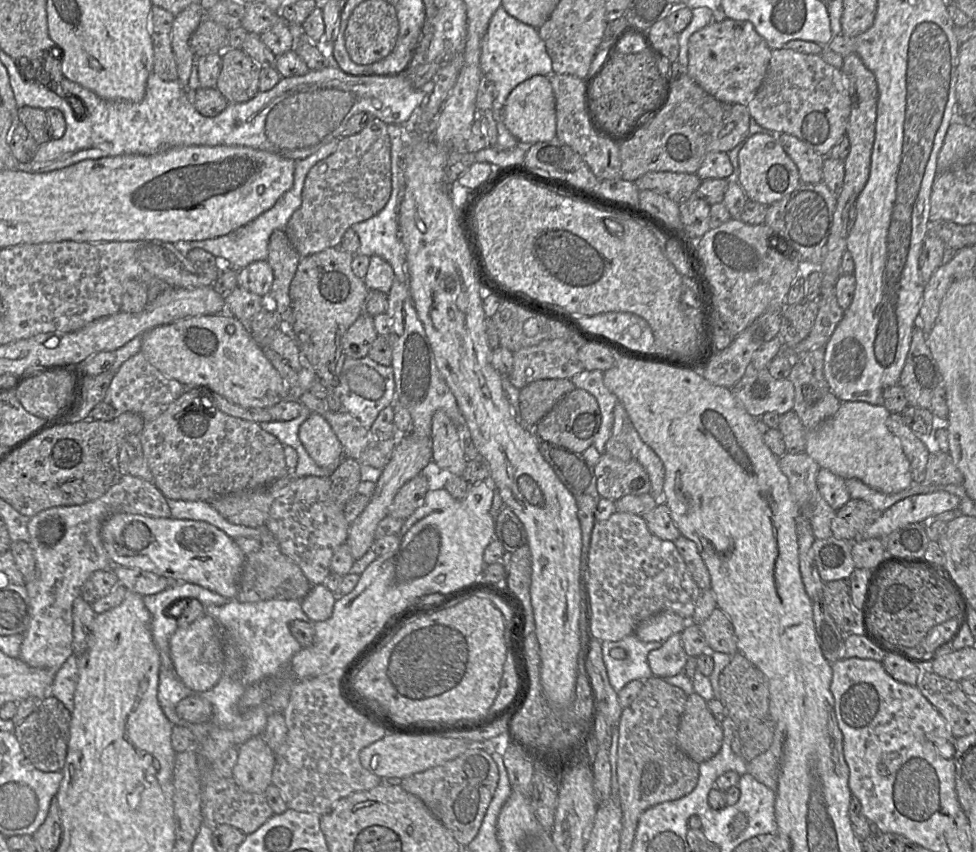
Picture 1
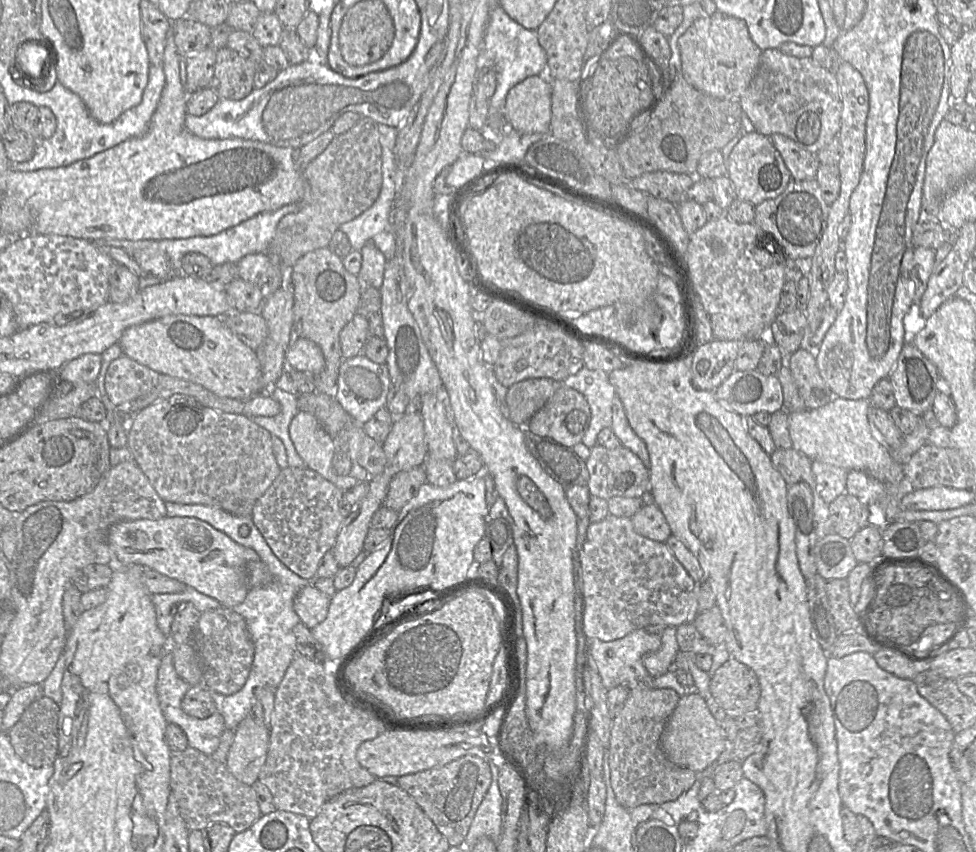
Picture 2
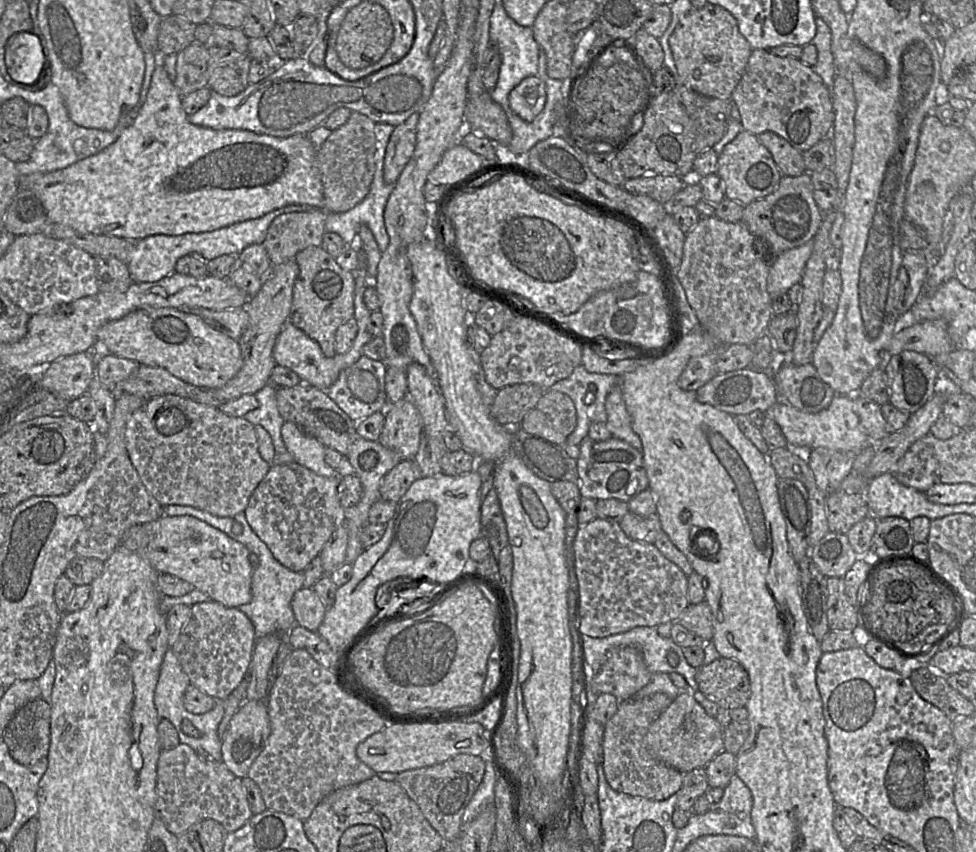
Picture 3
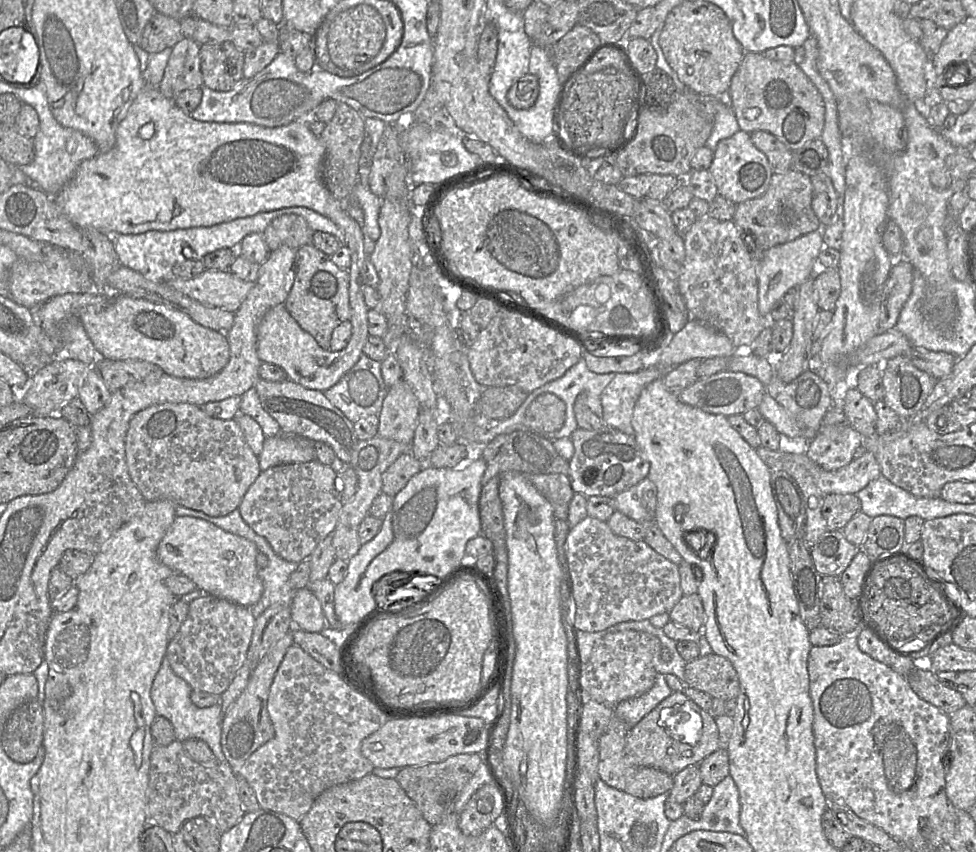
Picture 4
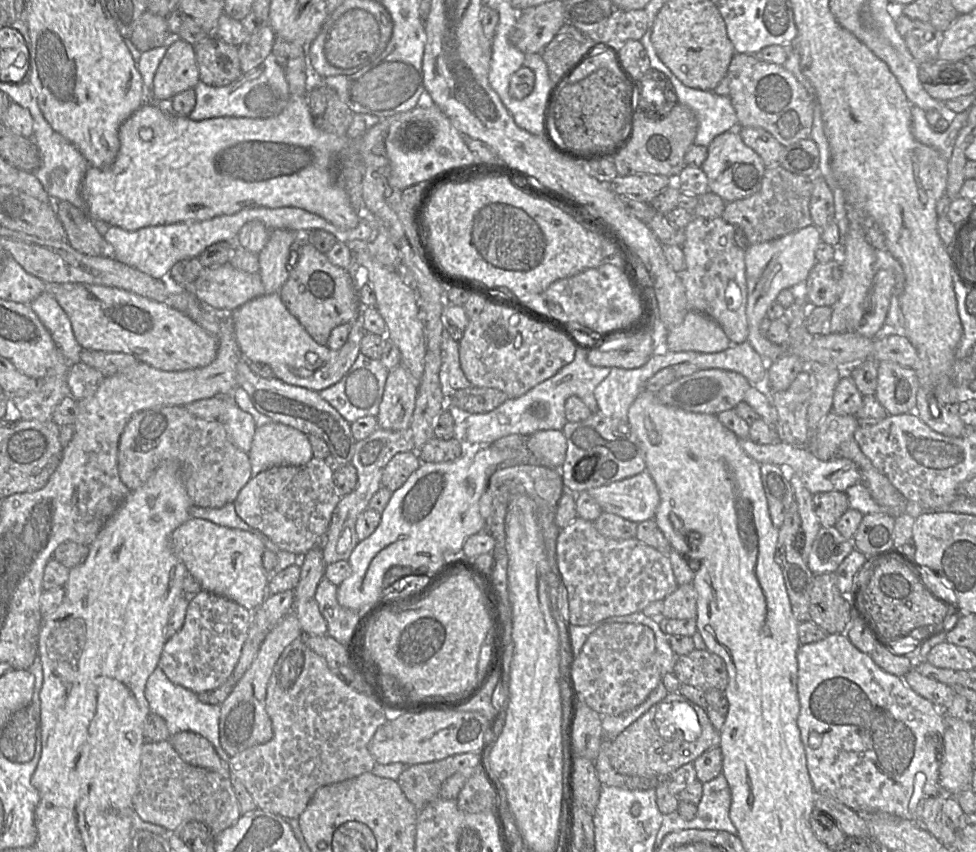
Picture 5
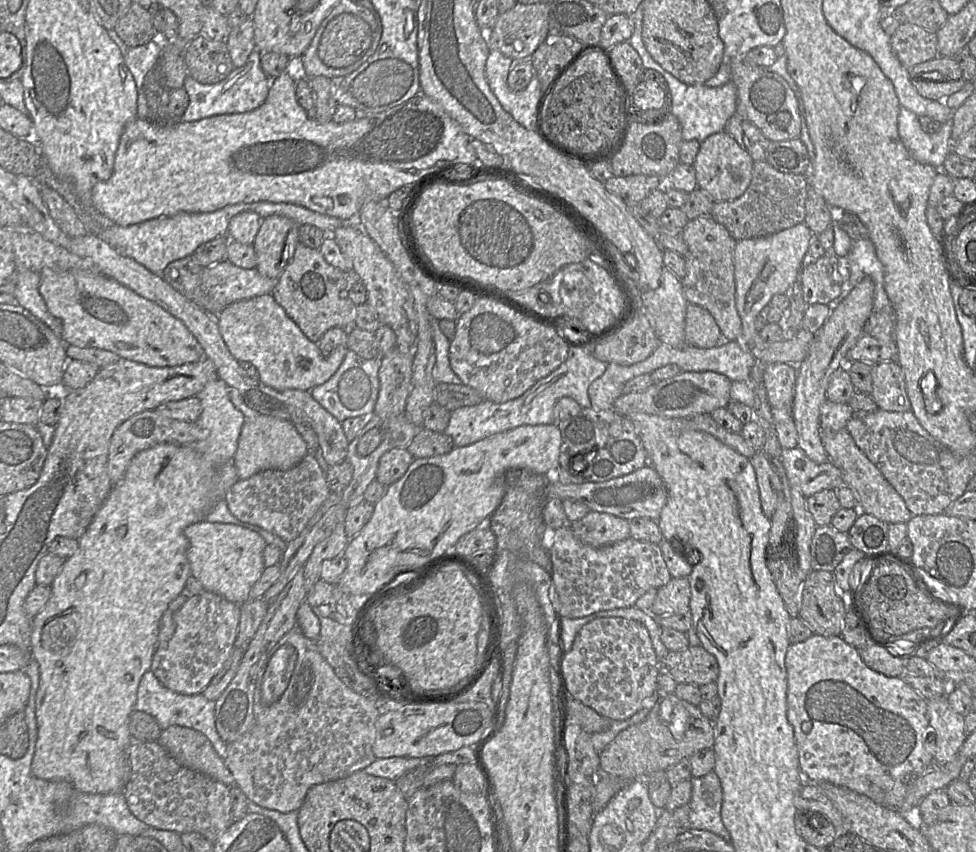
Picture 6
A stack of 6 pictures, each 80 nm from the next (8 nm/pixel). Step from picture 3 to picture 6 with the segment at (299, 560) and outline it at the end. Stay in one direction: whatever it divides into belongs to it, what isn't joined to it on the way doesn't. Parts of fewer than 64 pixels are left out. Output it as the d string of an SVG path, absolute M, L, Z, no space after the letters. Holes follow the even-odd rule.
M308 453L299 464L289 470L264 470L250 478L239 480L227 492L225 500L231 513L239 520L257 525L289 543L303 532L330 494L325 470L320 466L314 455Z

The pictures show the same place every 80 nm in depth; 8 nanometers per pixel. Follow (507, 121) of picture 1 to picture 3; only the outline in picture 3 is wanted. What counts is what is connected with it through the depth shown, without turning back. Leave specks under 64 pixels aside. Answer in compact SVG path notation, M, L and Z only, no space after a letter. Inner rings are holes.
M538 76L524 78L508 96L513 112L530 122L544 109L547 93L545 83Z

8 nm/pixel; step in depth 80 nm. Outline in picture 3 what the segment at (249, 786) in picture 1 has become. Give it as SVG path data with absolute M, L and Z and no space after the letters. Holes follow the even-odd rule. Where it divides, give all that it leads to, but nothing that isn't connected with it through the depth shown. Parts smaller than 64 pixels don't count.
M246 700L232 716L222 741L222 762L239 778L248 777L248 771L258 757L271 733L267 701Z

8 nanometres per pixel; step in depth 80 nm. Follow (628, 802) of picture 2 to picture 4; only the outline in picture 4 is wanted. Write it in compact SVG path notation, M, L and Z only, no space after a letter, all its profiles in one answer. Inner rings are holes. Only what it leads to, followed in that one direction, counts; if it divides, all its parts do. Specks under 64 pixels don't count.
M612 716L601 734L599 744L599 777L612 788L624 791L632 796L648 799L669 793L673 787L673 776L652 767L642 767L627 764L625 743L629 730L632 727L617 716Z

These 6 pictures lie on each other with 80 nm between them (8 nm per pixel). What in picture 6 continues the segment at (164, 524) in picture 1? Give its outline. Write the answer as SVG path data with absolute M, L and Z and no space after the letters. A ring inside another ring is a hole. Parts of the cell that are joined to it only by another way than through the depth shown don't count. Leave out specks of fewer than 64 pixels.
M201 521L187 526L184 534L189 541L187 557L191 575L197 578L204 590L242 605L250 599L250 590L265 569L263 552L267 545L257 532L228 523Z

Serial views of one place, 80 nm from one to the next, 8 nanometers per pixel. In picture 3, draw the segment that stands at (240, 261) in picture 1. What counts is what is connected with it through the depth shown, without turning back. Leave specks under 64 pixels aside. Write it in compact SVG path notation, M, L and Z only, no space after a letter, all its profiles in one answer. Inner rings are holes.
M288 205L266 215L237 222L211 232L185 233L177 236L152 235L134 242L134 246L129 254L127 267L133 281L156 282L172 274L179 258L184 255L193 254L205 262L208 262L221 255L239 255L247 246L252 244L263 244L268 228L272 221L287 213L307 212L315 209L308 205Z

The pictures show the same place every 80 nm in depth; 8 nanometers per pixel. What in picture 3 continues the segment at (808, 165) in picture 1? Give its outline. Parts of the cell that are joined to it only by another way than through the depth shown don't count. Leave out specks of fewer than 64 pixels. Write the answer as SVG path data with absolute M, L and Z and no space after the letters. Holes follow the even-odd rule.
M774 132L756 135L759 142L771 153L782 176L799 176L806 172L802 152Z

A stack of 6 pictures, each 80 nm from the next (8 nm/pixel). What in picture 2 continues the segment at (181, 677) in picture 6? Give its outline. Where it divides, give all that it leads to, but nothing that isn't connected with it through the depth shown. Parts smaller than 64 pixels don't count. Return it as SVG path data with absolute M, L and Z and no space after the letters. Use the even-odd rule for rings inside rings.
M230 608L205 611L193 629L193 644L203 665L203 686L210 692L232 695L246 683L254 660L254 644L245 619Z

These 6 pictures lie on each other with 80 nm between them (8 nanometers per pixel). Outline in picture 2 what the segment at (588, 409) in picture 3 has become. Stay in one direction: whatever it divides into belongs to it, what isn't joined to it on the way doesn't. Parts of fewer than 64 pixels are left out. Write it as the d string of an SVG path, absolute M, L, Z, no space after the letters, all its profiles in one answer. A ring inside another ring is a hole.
M583 366L577 373L565 378L563 386L582 393L590 406L590 424L580 443L592 448L597 445L598 433L612 423L612 401L616 392L608 373Z

